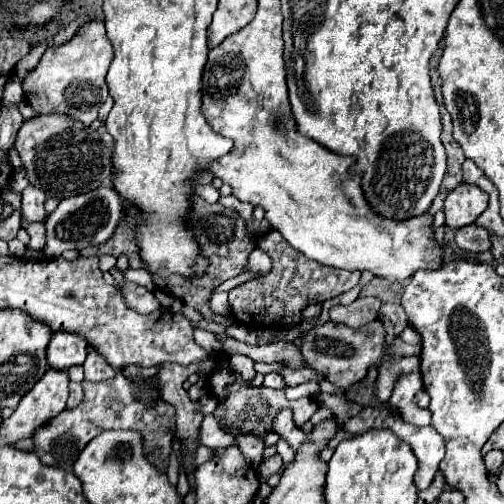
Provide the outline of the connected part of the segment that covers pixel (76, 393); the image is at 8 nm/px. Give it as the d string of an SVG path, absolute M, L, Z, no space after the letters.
M71 383L71 385L69 385L69 389L71 389L71 393L69 393L67 409L73 409L73 407L77 407L77 405L83 401L83 389L81 389L81 385L79 385L79 383Z

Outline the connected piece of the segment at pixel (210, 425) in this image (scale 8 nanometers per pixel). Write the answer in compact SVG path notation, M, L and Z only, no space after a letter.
M205 415L203 423L201 423L201 429L199 429L199 437L197 437L197 443L199 445L205 445L205 447L229 447L233 445L233 437L223 433L221 427L217 427L217 419L213 415Z

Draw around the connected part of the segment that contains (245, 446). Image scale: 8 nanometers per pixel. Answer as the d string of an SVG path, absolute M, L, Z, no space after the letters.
M239 433L237 439L238 444L241 445L243 455L245 455L247 461L249 461L249 465L257 467L257 465L261 463L261 457L263 457L263 449L265 449L265 445L263 445L259 439L255 439L255 436L252 433Z

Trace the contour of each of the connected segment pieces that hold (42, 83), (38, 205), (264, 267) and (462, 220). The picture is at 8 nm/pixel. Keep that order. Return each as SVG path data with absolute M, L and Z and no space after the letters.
M87 21L67 43L57 47L49 45L41 55L41 61L25 75L21 81L25 103L29 103L39 115L61 113L91 125L109 95L105 75L111 61L113 47L105 35L105 25L101 21Z
M29 185L23 191L23 199L21 199L21 213L23 213L23 221L25 223L41 223L47 213L45 213L45 193L33 185Z
M255 249L249 255L249 263L247 263L245 271L253 273L253 275L259 275L259 277L267 275L271 271L271 259L269 259L269 255L265 251L261 251L261 249Z
M461 183L445 197L445 223L453 229L475 223L475 219L487 209L487 193L477 185Z

